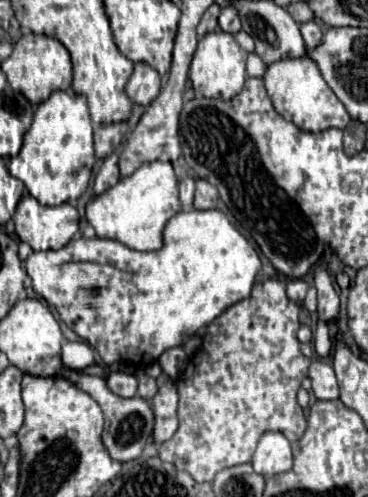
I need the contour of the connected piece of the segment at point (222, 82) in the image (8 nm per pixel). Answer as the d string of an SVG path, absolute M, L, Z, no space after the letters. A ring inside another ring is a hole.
M214 31L214 33L204 35L198 41L198 49L194 53L190 73L188 73L194 91L204 97L224 99L224 101L236 97L236 93L240 93L240 89L244 87L244 81L246 81L246 57L248 55L240 49L240 45L236 45L236 41L230 33Z

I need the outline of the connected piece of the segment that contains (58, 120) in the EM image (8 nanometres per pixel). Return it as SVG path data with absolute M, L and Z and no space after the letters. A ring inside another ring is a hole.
M54 91L34 113L34 121L24 135L22 149L10 159L10 173L20 179L40 205L74 203L90 183L96 163L92 147L92 121L88 101L72 91Z

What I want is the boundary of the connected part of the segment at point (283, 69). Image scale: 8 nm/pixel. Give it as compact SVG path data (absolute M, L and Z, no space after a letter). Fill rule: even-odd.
M308 57L300 59L286 59L286 61L276 61L268 65L266 75L264 75L264 85L268 91L268 97L272 99L274 109L288 121L292 121L296 127L310 131L310 133L320 133L330 127L346 127L350 123L350 117L344 109L344 105L338 101L334 91L326 85L322 79L316 63Z

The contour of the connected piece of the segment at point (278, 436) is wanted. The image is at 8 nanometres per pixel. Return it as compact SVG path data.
M264 433L252 455L252 467L264 479L292 469L290 443L282 433Z

